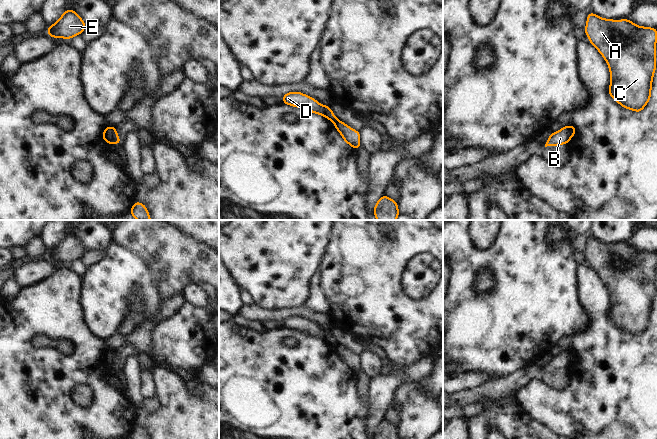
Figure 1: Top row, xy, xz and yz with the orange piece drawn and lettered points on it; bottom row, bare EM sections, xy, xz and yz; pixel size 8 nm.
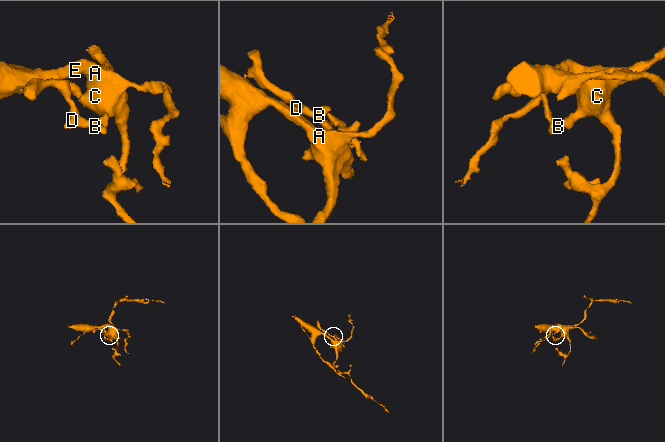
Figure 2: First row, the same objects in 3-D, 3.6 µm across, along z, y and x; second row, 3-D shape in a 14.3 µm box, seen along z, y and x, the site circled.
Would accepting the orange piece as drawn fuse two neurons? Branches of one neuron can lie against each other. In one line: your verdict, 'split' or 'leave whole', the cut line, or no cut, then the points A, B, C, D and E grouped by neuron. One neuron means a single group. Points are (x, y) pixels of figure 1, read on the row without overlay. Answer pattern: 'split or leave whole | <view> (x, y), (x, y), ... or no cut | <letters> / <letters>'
split | yz (566, 350), (570, 360) | A C E / B D

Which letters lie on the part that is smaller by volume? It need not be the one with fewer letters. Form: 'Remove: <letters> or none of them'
Remove: B, D.

